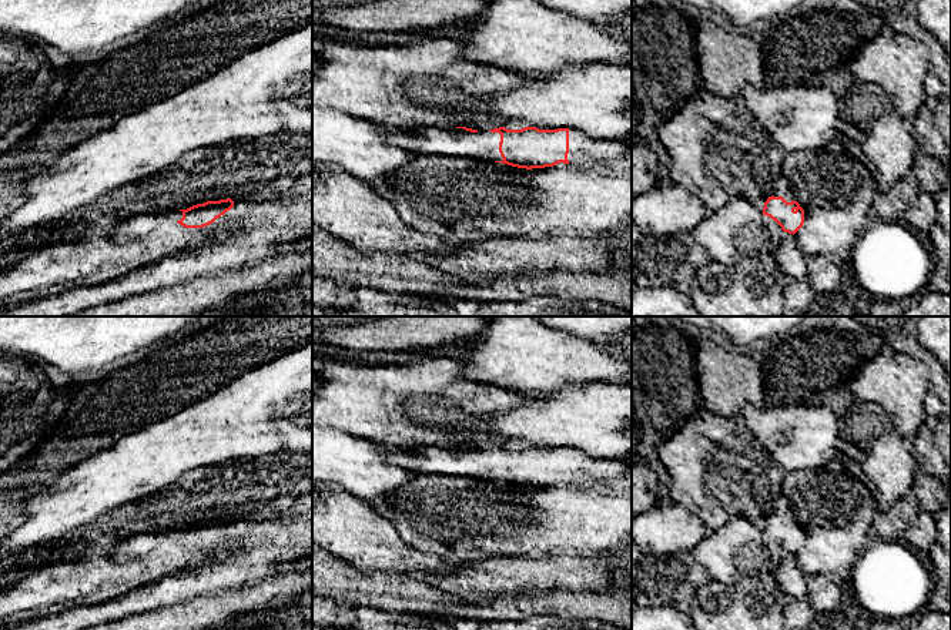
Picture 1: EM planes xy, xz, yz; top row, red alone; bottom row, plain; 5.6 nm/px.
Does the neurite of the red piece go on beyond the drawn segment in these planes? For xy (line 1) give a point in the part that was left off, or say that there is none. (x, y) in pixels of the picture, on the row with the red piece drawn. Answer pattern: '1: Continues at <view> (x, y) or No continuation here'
1: Continues at xy (139, 225)

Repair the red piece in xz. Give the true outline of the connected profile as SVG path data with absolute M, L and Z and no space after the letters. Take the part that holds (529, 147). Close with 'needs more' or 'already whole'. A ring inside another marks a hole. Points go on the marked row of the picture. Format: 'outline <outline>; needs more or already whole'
outline M466 127L394 128L389 143L418 155L446 155L502 162L518 168L563 164L616 165L627 154L617 138L595 140L569 128L525 127L478 131Z; needs more

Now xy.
outline M231 198L207 201L187 210L175 210L168 214L135 214L121 220L110 232L110 238L117 242L147 237L158 227L178 222L185 228L202 228L212 224L234 207Z; needs more

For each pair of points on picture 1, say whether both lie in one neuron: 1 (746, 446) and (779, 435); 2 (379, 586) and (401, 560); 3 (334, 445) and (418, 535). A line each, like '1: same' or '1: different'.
1: different
2: different
3: different

